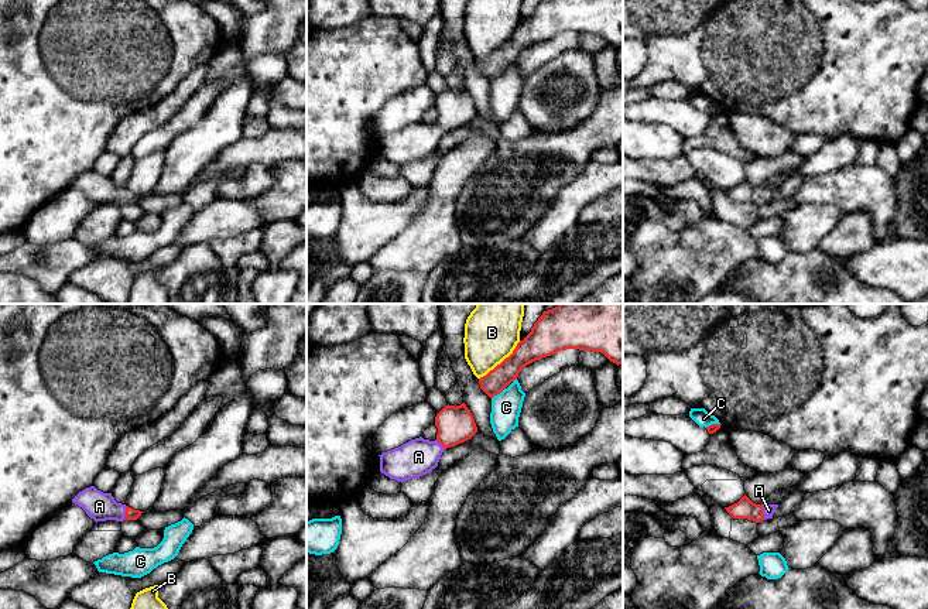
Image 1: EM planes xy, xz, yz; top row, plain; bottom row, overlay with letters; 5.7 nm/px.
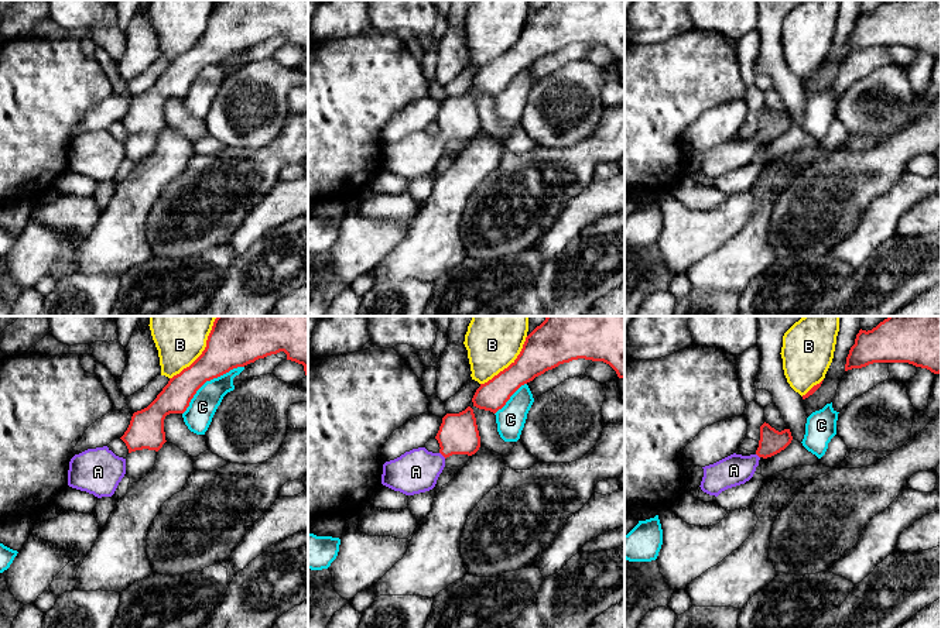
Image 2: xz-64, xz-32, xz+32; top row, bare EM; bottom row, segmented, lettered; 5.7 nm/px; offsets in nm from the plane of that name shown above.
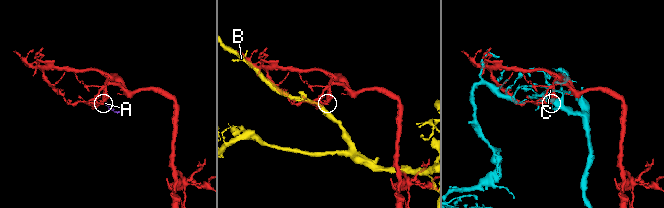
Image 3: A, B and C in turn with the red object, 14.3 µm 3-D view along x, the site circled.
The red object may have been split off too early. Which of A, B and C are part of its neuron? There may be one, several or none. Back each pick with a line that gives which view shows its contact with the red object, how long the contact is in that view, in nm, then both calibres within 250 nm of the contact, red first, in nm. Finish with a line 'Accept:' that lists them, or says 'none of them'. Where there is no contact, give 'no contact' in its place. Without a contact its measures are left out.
A: meets red in yz; contact 90 nm long; 110 nm thick on the red side, 70 nm on the other
Accept: A

